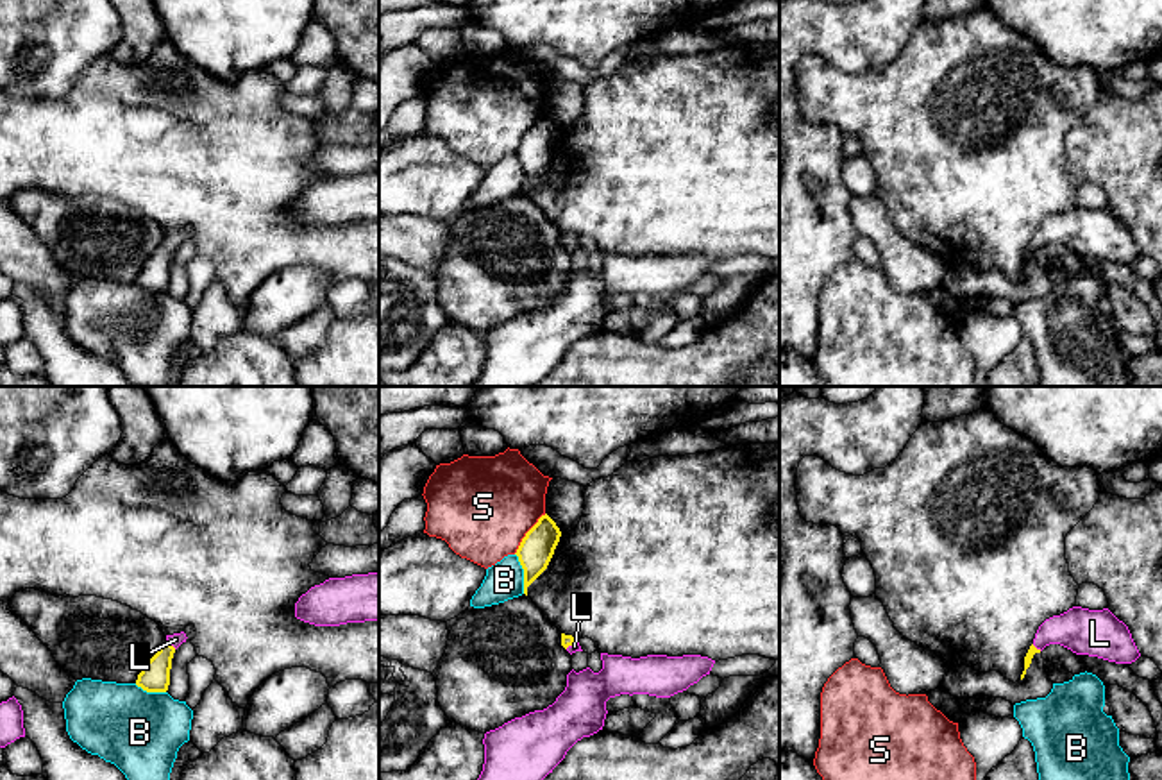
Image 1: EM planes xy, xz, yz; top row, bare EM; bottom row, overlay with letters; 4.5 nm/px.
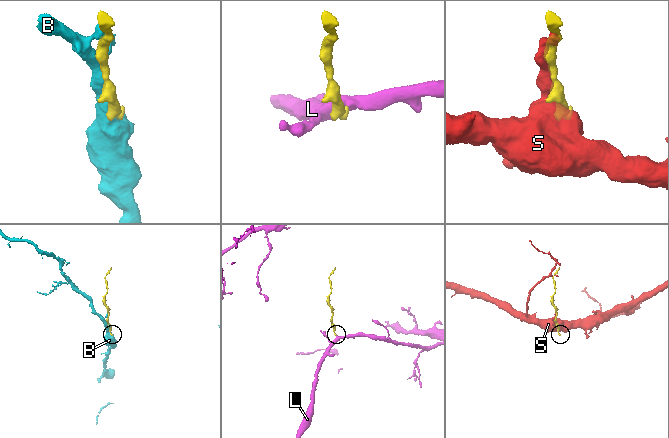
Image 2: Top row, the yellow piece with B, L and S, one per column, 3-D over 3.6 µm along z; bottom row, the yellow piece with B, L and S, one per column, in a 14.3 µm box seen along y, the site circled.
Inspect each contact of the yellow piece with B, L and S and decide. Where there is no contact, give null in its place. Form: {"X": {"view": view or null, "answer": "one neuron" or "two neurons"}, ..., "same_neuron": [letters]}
{"B": {"view": "xz", "answer": "two neurons"}, "L": {"view": "xy", "answer": "one neuron"}, "S": {"view": "xz", "answer": "two neurons"}, "same_neuron": ["L"]}

